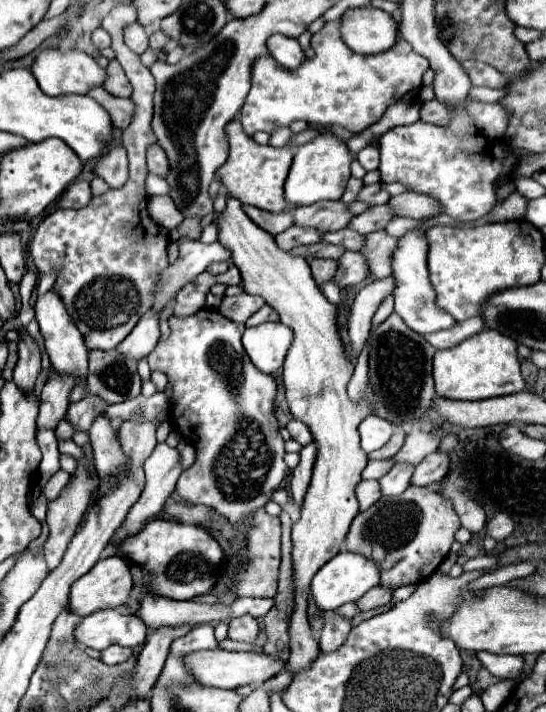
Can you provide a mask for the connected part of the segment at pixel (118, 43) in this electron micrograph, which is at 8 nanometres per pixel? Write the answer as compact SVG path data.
M133 2L117 4L103 20L103 28L113 38L111 48L133 86L131 100L135 104L135 112L131 124L121 136L129 156L129 180L121 188L93 198L83 210L55 210L39 224L31 242L31 256L39 274L53 268L59 272L55 290L65 302L67 312L75 320L89 350L113 350L131 334L139 318L153 306L157 280L169 266L169 240L163 234L163 228L149 214L149 194L145 190L145 152L157 142L151 130L155 80L141 58L123 42L123 28L135 20L137 8Z

